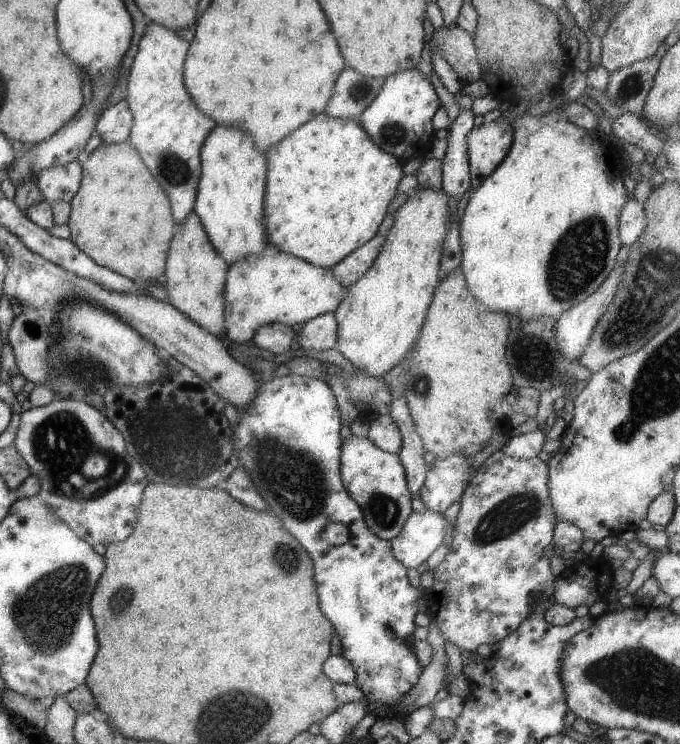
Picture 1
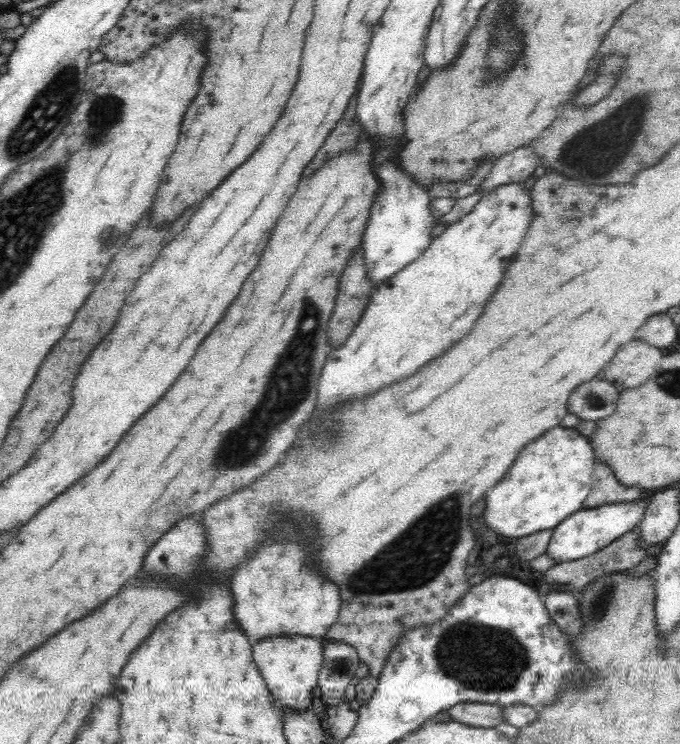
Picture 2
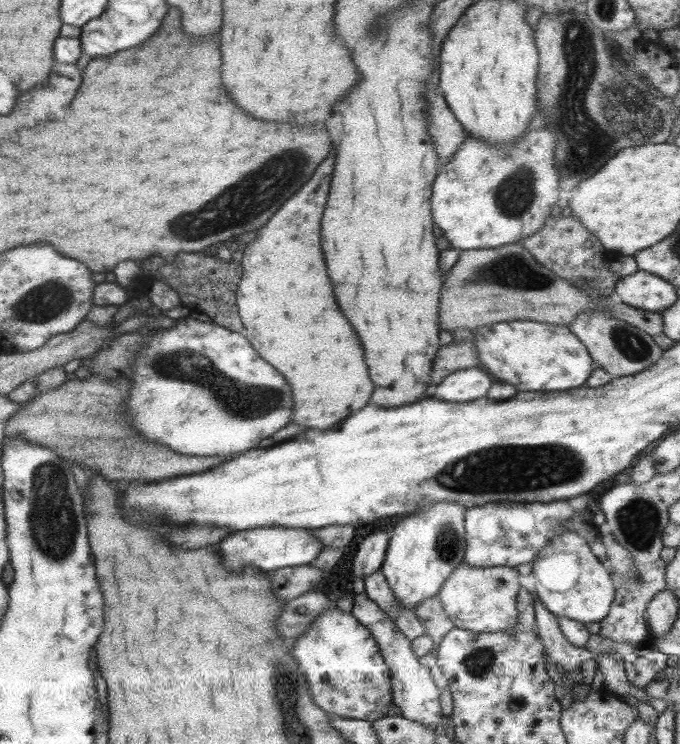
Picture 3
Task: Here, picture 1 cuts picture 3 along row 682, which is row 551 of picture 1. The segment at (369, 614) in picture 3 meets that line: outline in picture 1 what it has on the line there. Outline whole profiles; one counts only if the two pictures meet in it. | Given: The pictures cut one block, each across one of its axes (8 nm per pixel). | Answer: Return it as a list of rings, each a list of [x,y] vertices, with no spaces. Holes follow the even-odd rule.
[[[411,511],[399,534],[390,540],[392,555],[405,569],[416,568],[442,543],[445,521],[443,513]]]

